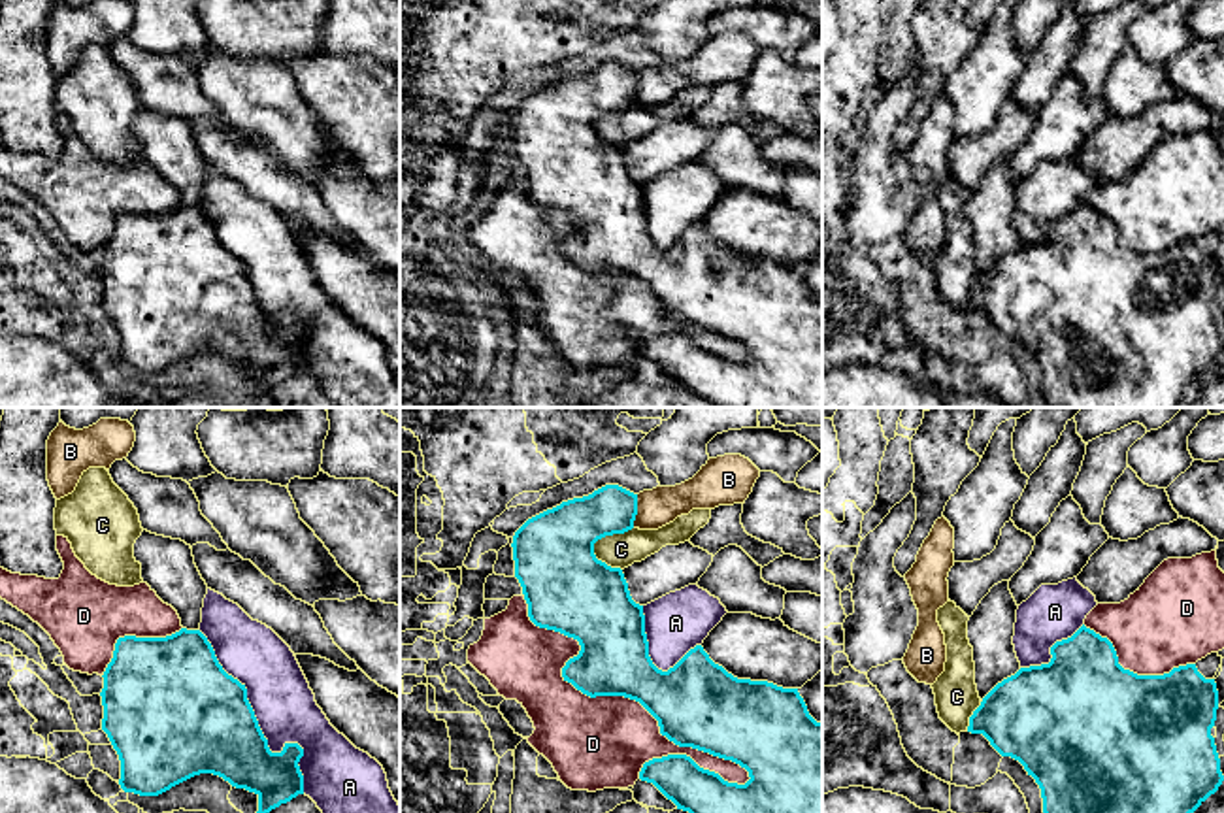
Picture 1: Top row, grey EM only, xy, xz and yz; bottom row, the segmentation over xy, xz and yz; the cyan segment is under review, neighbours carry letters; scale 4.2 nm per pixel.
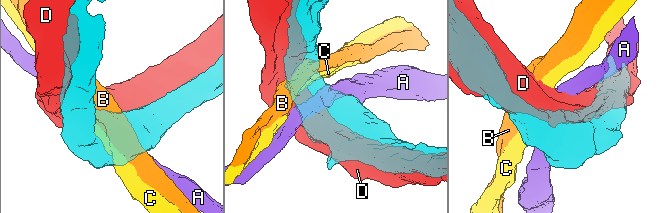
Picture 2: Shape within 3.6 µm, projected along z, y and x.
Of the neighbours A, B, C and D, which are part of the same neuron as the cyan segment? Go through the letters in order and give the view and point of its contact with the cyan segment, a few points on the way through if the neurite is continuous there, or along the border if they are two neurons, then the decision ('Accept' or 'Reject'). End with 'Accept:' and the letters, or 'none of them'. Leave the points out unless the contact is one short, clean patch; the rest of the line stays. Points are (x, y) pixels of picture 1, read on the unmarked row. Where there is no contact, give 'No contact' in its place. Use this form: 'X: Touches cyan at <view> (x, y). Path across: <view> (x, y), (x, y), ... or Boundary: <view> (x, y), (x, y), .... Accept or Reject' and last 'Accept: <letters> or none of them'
A: Touches cyan at xy (259, 304). Reject
B: Touches cyan at xz (636, 89). Reject
C: Touches cyan at xz (606, 112). Reject
D: Touches cyan at xz (610, 272). Reject
Accept: none of them

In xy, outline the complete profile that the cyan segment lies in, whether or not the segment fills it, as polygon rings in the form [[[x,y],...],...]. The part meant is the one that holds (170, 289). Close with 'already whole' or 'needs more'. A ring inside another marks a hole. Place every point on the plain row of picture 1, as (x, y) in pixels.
[[[181,206],[166,215],[119,215],[102,255],[102,307],[119,332],[119,362],[124,370],[158,373],[194,353],[213,351],[236,366],[255,370],[258,396],[304,372],[298,343],[304,326],[285,321],[281,330],[270,328],[245,262],[223,247],[200,207]]] | already whole

